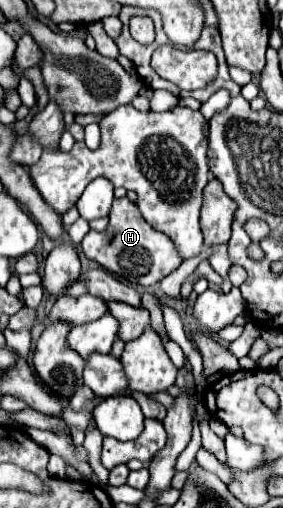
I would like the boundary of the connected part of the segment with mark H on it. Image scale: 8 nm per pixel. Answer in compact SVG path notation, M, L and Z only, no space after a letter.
M116 198L110 210L110 224L104 232L90 230L82 244L82 252L98 262L104 270L122 276L124 280L138 286L152 286L160 282L164 276L174 272L182 260L178 260L178 252L174 252L174 244L170 238L154 232L154 228L142 218L138 206L128 198Z

